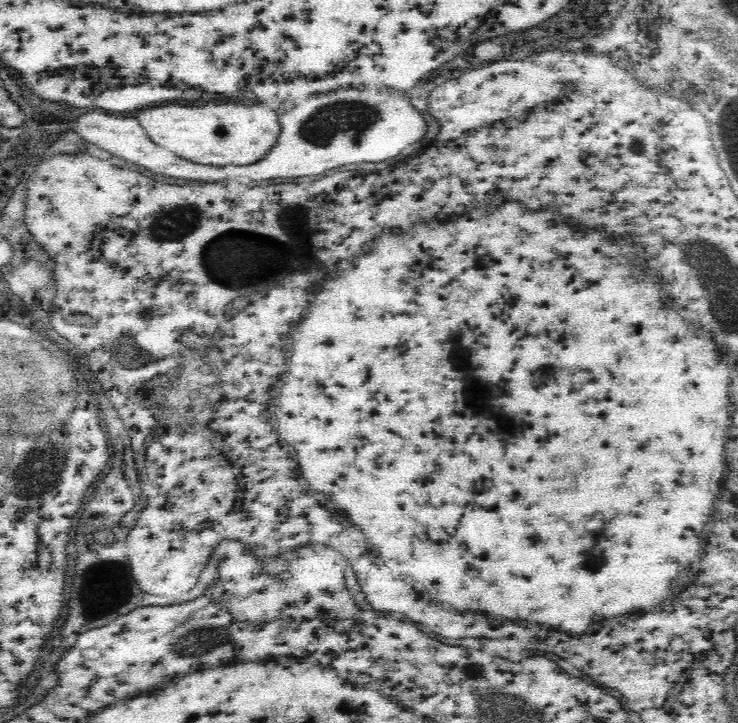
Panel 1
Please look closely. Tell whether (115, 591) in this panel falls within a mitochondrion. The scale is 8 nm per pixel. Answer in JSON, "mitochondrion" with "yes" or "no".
{"mitochondrion":"yes"}

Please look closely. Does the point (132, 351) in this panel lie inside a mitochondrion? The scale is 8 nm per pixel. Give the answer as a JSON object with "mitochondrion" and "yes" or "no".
{"mitochondrion":"yes"}

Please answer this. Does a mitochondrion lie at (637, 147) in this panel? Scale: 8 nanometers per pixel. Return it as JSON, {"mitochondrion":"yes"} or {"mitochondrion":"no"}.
{"mitochondrion":"no"}

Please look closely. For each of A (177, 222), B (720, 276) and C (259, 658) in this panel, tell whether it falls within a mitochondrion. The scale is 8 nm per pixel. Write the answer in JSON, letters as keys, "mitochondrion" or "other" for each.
{"A":"mitochondrion","B":"mitochondrion","C":"other"}

